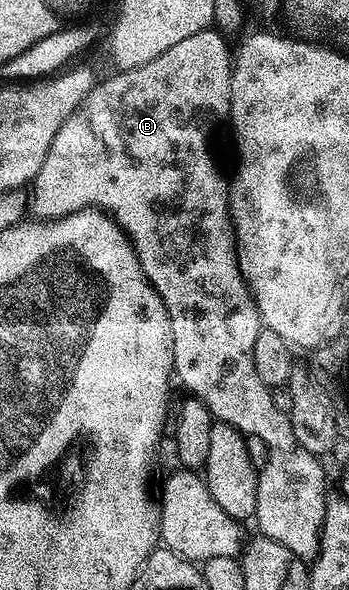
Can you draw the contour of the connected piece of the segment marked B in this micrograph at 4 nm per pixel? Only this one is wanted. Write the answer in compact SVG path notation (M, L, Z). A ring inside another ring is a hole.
M212 27L203 29L199 34L191 34L191 38L183 38L183 42L175 42L171 50L163 50L159 58L151 58L151 62L143 62L143 66L126 68L115 72L115 76L101 81L94 85L94 88L85 96L85 100L71 118L59 128L59 134L51 142L47 150L47 158L43 166L39 166L39 174L31 181L28 189L29 200L27 208L36 219L42 221L61 220L72 212L82 212L84 208L94 207L106 214L111 214L117 221L119 227L129 237L129 243L133 245L135 254L143 266L143 274L153 289L163 298L167 306L167 314L171 318L171 338L173 339L173 371L176 379L181 379L181 384L186 388L186 393L192 394L196 399L202 400L209 407L209 413L220 423L229 424L232 428L238 428L243 435L263 438L267 442L269 457L267 466L263 466L257 473L257 515L255 524L258 524L260 535L279 542L279 546L287 546L291 554L295 554L300 560L312 562L317 559L317 551L321 545L321 527L325 521L325 468L318 457L311 455L303 446L299 446L299 438L295 438L295 430L291 426L289 416L279 410L273 401L271 389L259 378L255 370L255 338L259 338L262 330L261 315L253 295L245 285L243 274L239 270L237 261L237 235L233 233L233 221L229 214L229 186L227 176L221 173L217 165L217 156L213 153L213 135L217 132L217 123L223 120L223 114L228 113L231 102L231 74L233 73L234 53L231 51L231 44L225 40L226 37L220 31Z

